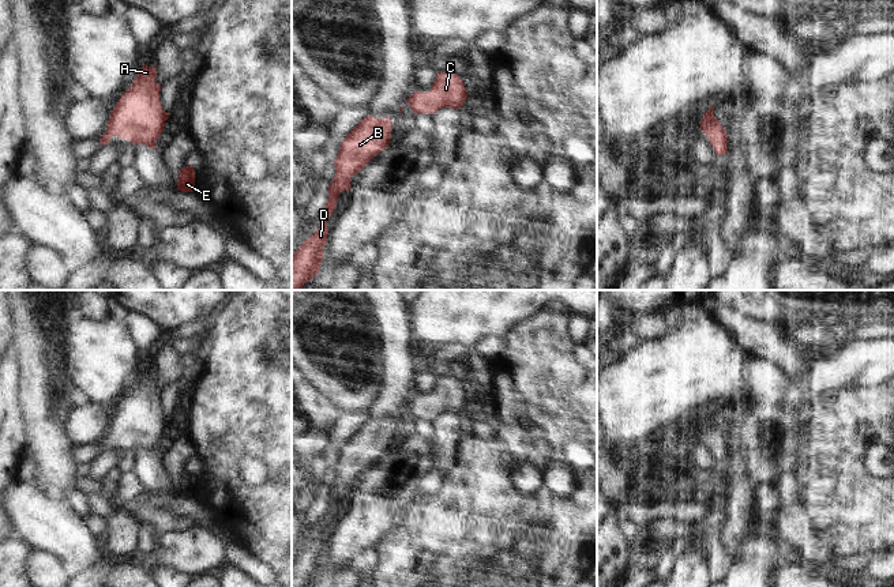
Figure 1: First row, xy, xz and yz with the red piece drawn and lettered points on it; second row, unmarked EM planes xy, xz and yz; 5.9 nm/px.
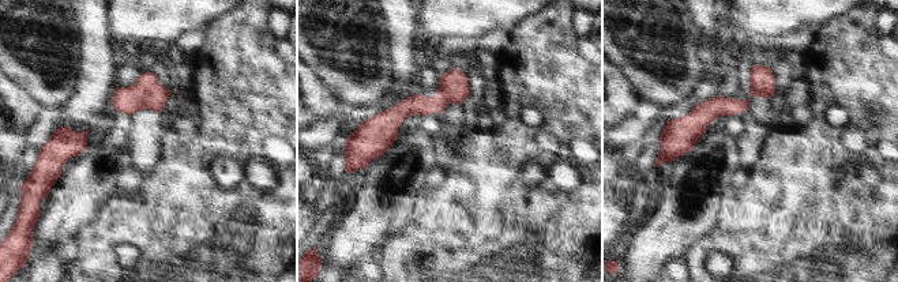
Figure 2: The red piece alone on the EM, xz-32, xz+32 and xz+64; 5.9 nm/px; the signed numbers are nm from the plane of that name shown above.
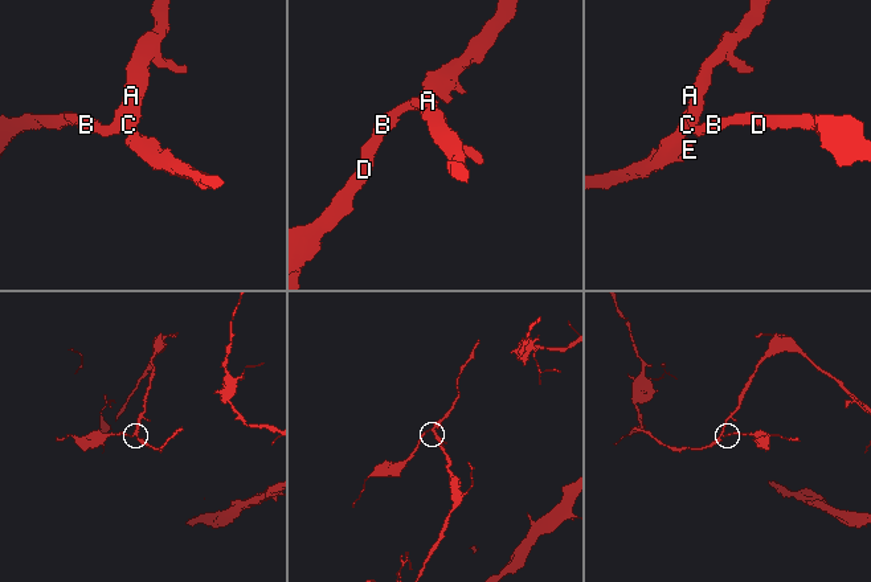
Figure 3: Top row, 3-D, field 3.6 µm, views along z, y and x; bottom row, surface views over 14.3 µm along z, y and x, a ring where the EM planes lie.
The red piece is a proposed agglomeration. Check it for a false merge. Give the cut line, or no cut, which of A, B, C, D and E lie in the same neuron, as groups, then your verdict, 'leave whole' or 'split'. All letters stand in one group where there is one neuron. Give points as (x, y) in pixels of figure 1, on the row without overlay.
no cut | A B C D E | leave whole

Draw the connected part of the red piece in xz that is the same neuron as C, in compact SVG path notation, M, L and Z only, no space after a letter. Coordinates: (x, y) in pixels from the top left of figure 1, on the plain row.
M451 375L440 377L432 390L431 396L416 396L406 409L414 419L435 418L442 413L459 414L467 403L466 392L457 379Z

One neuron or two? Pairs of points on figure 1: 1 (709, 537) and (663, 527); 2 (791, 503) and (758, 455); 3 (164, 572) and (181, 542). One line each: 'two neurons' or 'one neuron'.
1: one neuron
2: two neurons
3: two neurons

